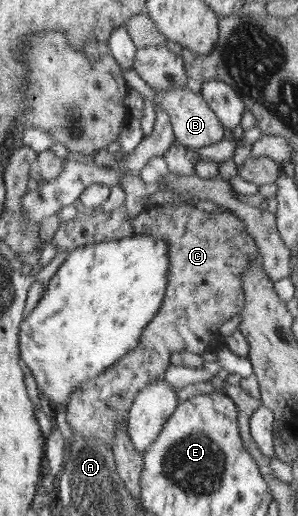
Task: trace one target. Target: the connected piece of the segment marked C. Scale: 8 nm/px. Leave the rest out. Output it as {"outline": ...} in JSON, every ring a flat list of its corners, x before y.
{"outline":[[166,203,165,205,158,206,146,206,138,216,130,214,124,207,113,211,101,211,100,209,95,209,95,211,87,210,86,212,78,212,77,217,74,220,68,222,59,222,57,227,57,232,55,233,54,239,51,244,54,245,59,252,70,252,79,248,82,245,90,245,97,243,98,241,116,241,121,240,122,238,138,238,138,236,150,236,150,238,160,238,164,239,168,244,168,262,170,262,170,267,168,267,168,287,166,287,166,293,164,293,164,301,162,301,161,307,158,309,158,312,154,315,154,318,142,329,141,340,138,341,138,346,134,350,130,350,130,353,126,354,125,357,120,359,116,365,111,366,109,370,105,370,103,373,100,373,98,376,95,376,91,380,86,380,81,382,81,385,77,389,74,389,69,394,69,401,67,402,66,407,66,419,68,424,71,426,71,430,74,433,80,433,83,437,90,438,91,436,96,436,102,442,105,442,109,447,113,446,113,440,115,437,115,432,117,426,126,420,128,415,128,410,130,410,133,400,136,398,136,395,140,390,145,389,151,382,161,381,164,378,164,374,170,365,171,357,174,353,179,353,180,351,188,351,190,353,202,356,208,350,213,350,221,346,224,342,224,336,220,333,220,326,224,324,227,320,230,320,236,314,240,314,244,306,244,294,242,294,242,278,243,272,248,269,248,265,252,261,260,262,260,252,258,252,258,246,256,246,252,236,248,234,247,229,245,228,244,222,240,218,236,217,233,212,230,212,225,209,224,212,206,212,204,210,198,209,193,203,191,204,176,204,176,203]]}

